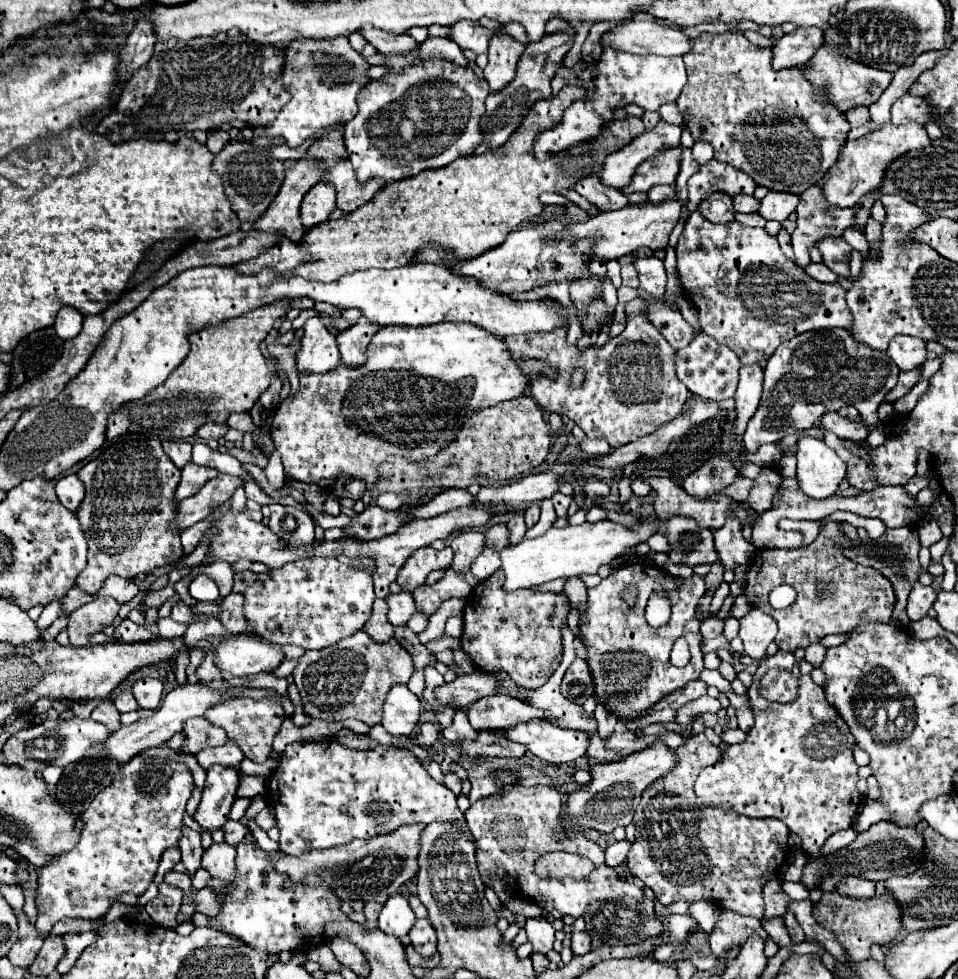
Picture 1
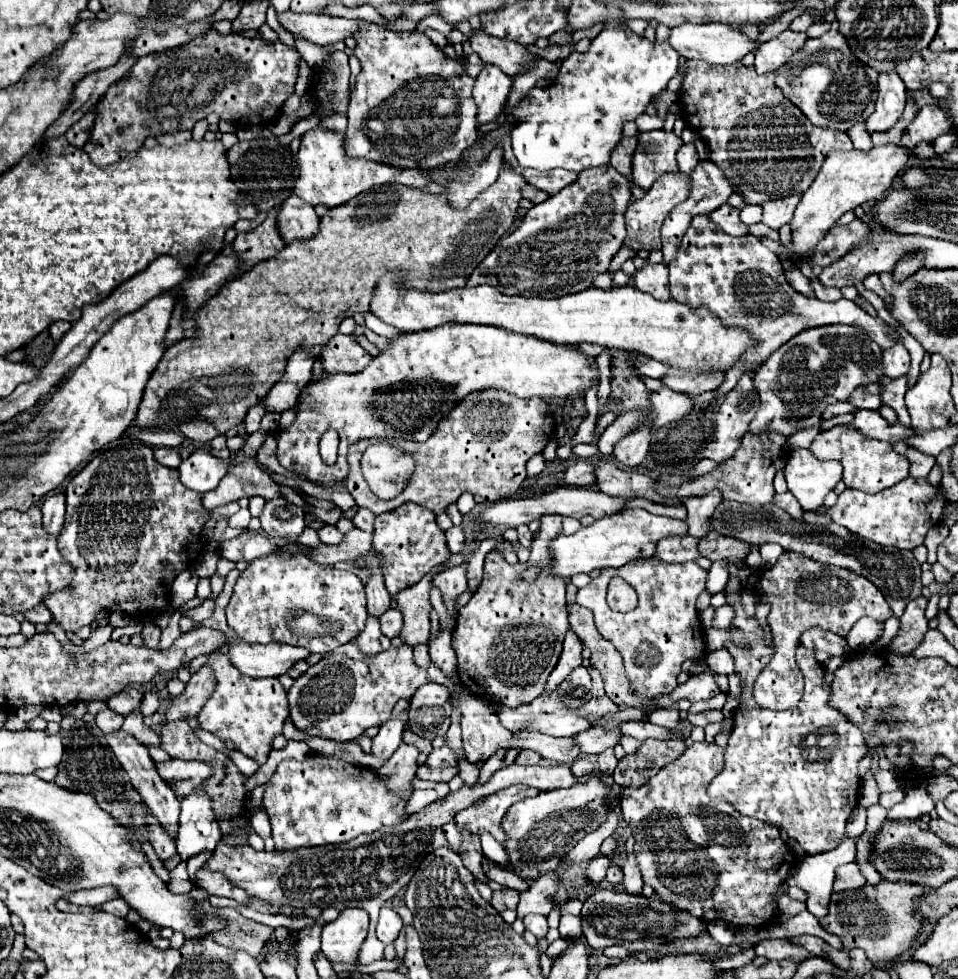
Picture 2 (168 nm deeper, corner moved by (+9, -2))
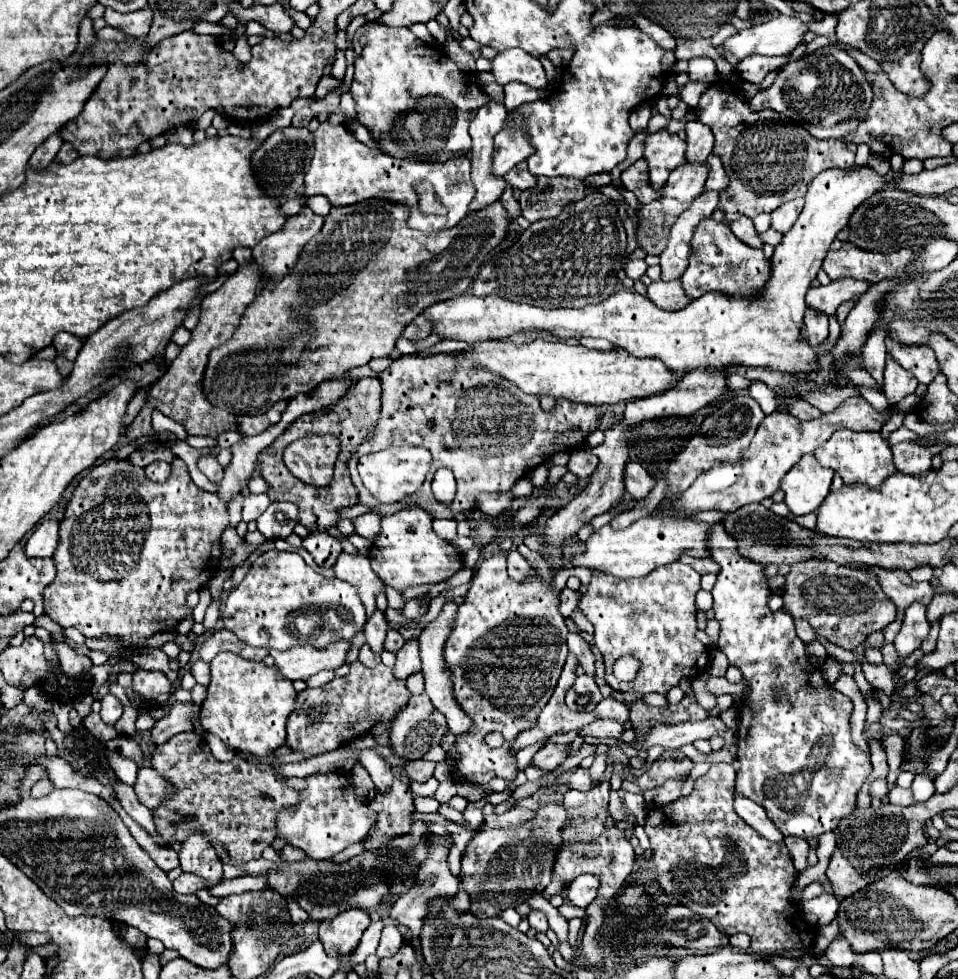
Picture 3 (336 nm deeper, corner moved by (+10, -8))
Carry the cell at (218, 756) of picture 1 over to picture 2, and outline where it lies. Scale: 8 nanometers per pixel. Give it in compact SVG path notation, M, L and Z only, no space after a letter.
M171 759L165 763L157 763L155 767L157 767L161 779L173 787L173 791L179 795L179 799L187 797L195 787L199 787L213 773L213 767L205 765L203 761Z

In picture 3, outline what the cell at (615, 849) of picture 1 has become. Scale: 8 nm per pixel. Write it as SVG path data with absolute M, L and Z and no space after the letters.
M580 875L576 877L570 885L568 885L568 899L576 905L576 907L588 907L600 887L600 877L598 875Z

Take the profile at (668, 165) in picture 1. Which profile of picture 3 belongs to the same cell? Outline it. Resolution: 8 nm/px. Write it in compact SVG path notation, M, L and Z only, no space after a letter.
M664 129L646 137L644 159L648 161L648 177L650 177L650 187L654 191L660 191L664 187L672 169L686 163L684 151L686 151L686 141L678 139L676 135L670 135Z

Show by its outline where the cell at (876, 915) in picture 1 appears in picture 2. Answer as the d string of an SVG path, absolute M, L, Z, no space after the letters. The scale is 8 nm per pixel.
M881 879L877 885L863 885L855 891L833 893L829 915L821 919L821 925L841 937L845 949L859 947L867 953L869 961L883 963L893 961L911 949L923 929L925 919L917 915L915 899L929 893L929 887L913 885L909 881L885 881Z

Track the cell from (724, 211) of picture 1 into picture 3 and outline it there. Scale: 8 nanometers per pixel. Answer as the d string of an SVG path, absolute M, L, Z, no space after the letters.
M740 217L736 221L730 221L728 227L746 245L750 245L750 247L762 247L762 241L760 241L760 237L758 237L758 233L756 233L750 217Z

